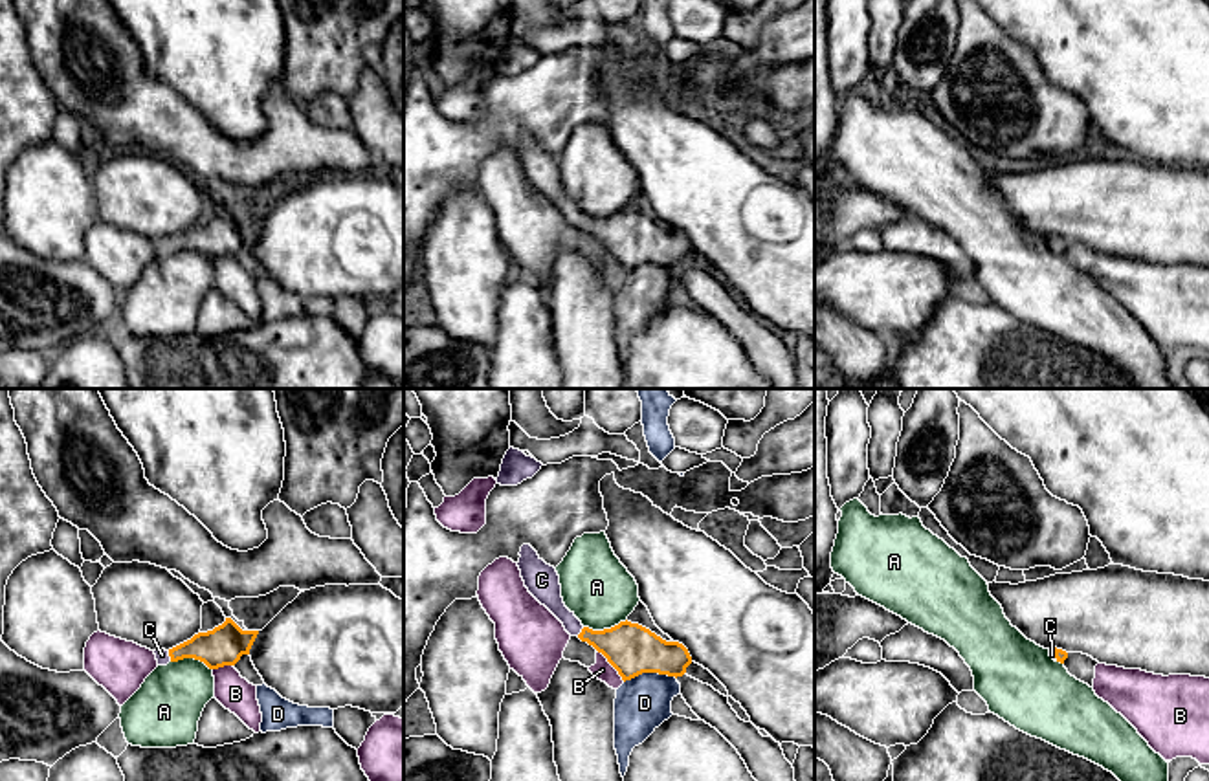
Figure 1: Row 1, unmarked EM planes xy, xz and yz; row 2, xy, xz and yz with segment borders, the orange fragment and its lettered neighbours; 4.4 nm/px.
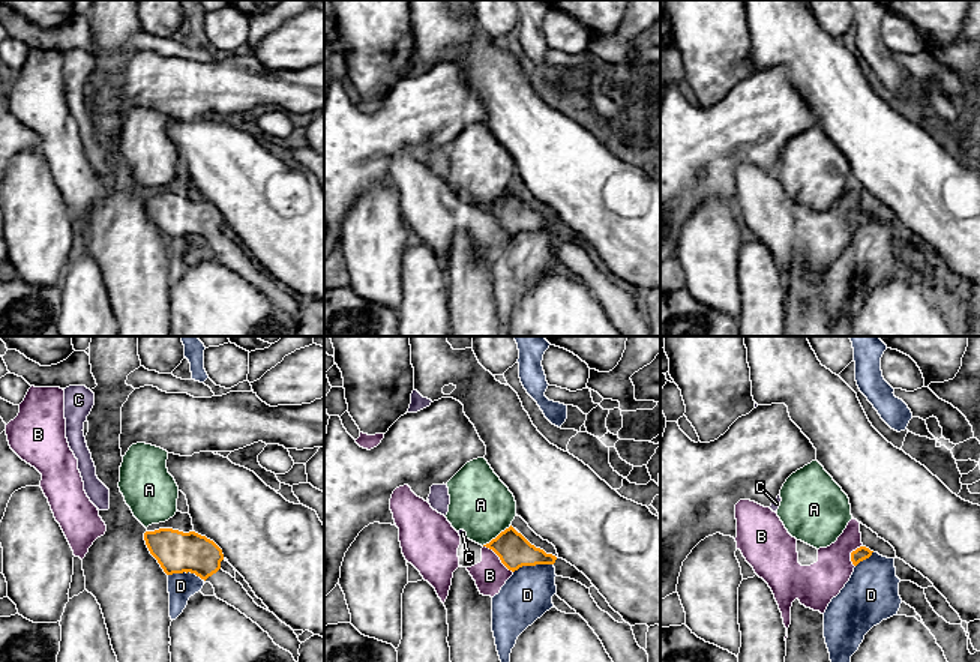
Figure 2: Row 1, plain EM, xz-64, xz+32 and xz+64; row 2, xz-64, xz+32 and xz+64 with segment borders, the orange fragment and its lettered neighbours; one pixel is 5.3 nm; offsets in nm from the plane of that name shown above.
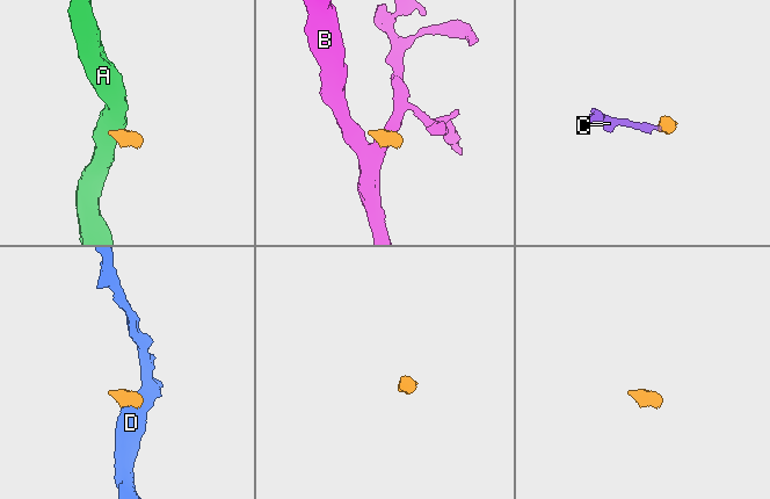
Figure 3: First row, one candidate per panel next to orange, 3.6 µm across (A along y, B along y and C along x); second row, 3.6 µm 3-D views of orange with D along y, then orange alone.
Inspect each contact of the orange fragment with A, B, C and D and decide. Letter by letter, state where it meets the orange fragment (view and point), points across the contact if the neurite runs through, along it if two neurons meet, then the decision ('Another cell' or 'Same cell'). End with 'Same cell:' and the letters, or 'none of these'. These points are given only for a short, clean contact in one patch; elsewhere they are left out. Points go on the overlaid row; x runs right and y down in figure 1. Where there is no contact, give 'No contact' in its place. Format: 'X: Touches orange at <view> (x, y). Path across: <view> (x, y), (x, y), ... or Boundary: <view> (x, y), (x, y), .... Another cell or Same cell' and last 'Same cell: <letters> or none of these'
A: Touches orange at xz (604, 629). Boundary: xz (626, 618), (602, 629), (584, 627). Another cell
B: Touches orange at xz (611, 664). Boundary: xz (597, 649), (624, 681). Another cell
C: Touches orange at xy (169, 655). Path across: xy (222, 646), (191, 648), (169, 655), (162, 655). Same cell
D: Touches orange at xz (650, 671). Boundary: xz (676, 677), (639, 673), (624, 682). Another cell
Same cell: C

